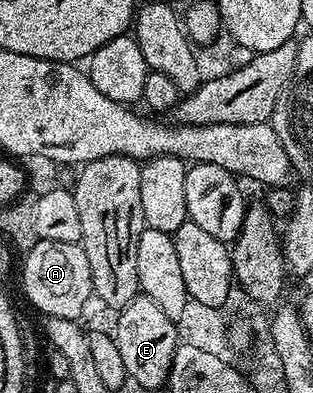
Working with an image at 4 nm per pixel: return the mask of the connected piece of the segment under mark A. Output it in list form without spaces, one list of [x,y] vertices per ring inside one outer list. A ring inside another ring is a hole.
[[[38,239],[31,250],[22,255],[23,259],[23,294],[47,318],[82,319],[87,301],[93,298],[93,272],[90,271],[89,259],[82,244],[61,244],[61,240]]]

